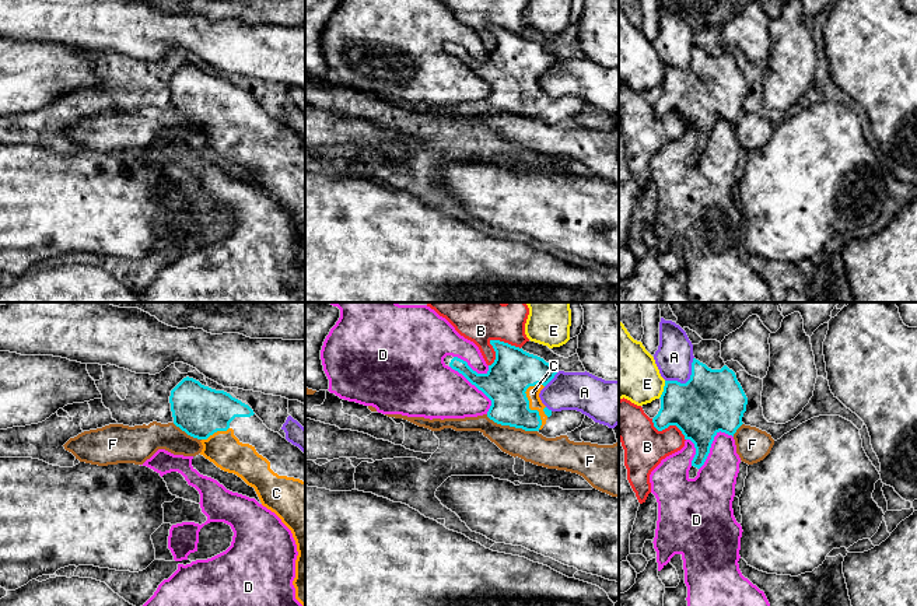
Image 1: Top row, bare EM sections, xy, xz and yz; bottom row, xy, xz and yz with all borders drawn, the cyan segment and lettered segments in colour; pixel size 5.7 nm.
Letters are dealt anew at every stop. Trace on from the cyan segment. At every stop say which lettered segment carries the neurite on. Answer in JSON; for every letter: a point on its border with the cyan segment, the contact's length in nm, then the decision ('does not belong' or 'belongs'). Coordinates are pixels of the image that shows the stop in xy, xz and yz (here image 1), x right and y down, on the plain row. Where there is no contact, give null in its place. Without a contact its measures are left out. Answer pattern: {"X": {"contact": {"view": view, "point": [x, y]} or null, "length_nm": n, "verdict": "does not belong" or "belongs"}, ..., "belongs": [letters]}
{"A": {"contact": {"view": "yz", "point": [689, 66]}, "length_nm": 220, "verdict": "does not belong"}, "B": {"contact": {"view": "xz", "point": [493, 27]}, "length_nm": 220, "verdict": "does not belong"}, "C": {"contact": {"view": "xz", "point": [528, 93]}, "length_nm": 280, "verdict": "belongs"}, "D": {"contact": {"view": "xz", "point": [476, 73]}, "length_nm": 360, "verdict": "does not belong"}, "E": {"contact": {"view": "yz", "point": [664, 76]}, "length_nm": 110, "verdict": "does not belong"}, "F": {"contact": {"view": "xz", "point": [511, 112]}, "length_nm": 320, "verdict": "does not belong"}, "belongs": ["C"]}

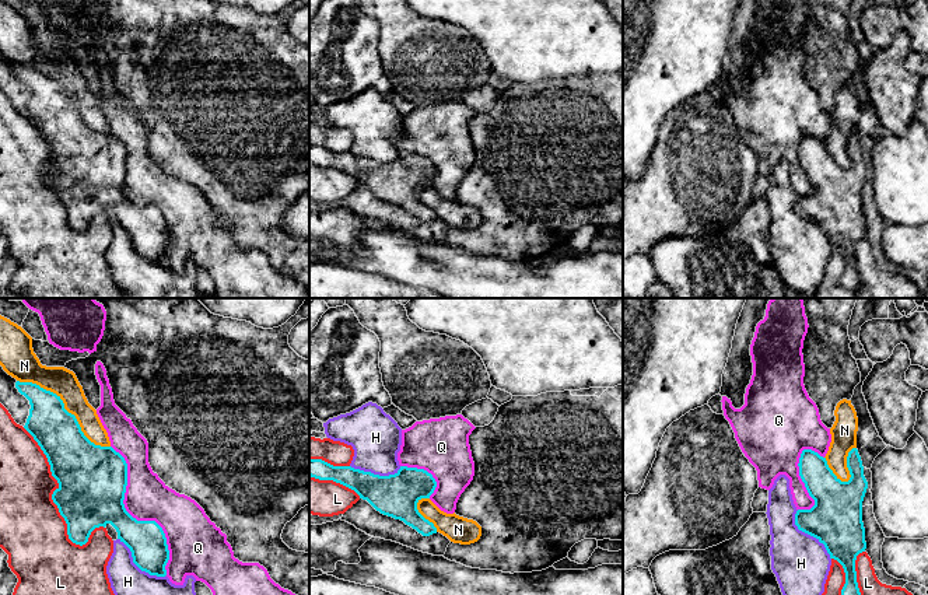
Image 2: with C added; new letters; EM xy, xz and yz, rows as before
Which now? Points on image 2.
{"H": {"contact": {"view": "yz", "point": [809, 220]}, "length_nm": 340, "verdict": "does not belong"}, "L": {"contact": {"view": "xy", "point": [55, 177]}, "length_nm": 750, "verdict": "does not belong"}, "N": {"contact": {"view": "xy", "point": [65, 95]}, "length_nm": 650, "verdict": "does not belong"}, "Q": {"contact": {"view": "xy", "point": [135, 205]}, "length_nm": 800, "verdict": "does not belong"}, "belongs": []}

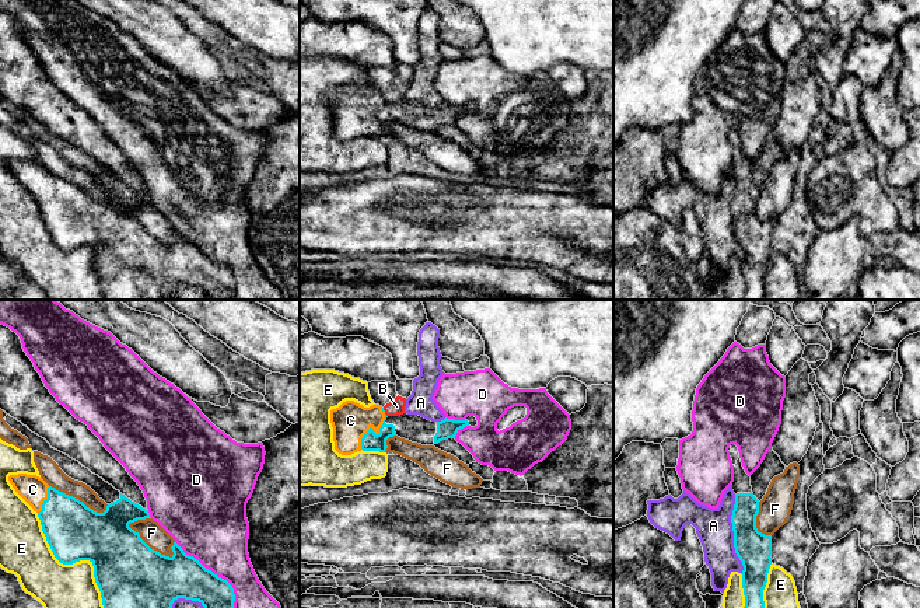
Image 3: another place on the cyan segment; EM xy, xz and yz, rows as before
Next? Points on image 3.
{"A": {"contact": {"view": "yz", "point": [734, 220]}, "length_nm": 460, "verdict": "does not belong"}, "B": {"contact": {"view": "xz", "point": [382, 95]}, "length_nm": 30, "verdict": "does not belong"}, "C": {"contact": {"view": "xz", "point": [373, 115]}, "length_nm": 240, "verdict": "belongs"}, "D": {"contact": {"view": "xy", "point": [216, 261]}, "length_nm": 550, "verdict": "does not belong"}, "E": {"contact": {"view": "xy", "point": [76, 247]}, "length_nm": 700, "verdict": "does not belong"}, "F": {"contact": {"view": "xy", "point": [149, 233]}, "length_nm": 320, "verdict": "does not belong"}, "belongs": ["C"]}

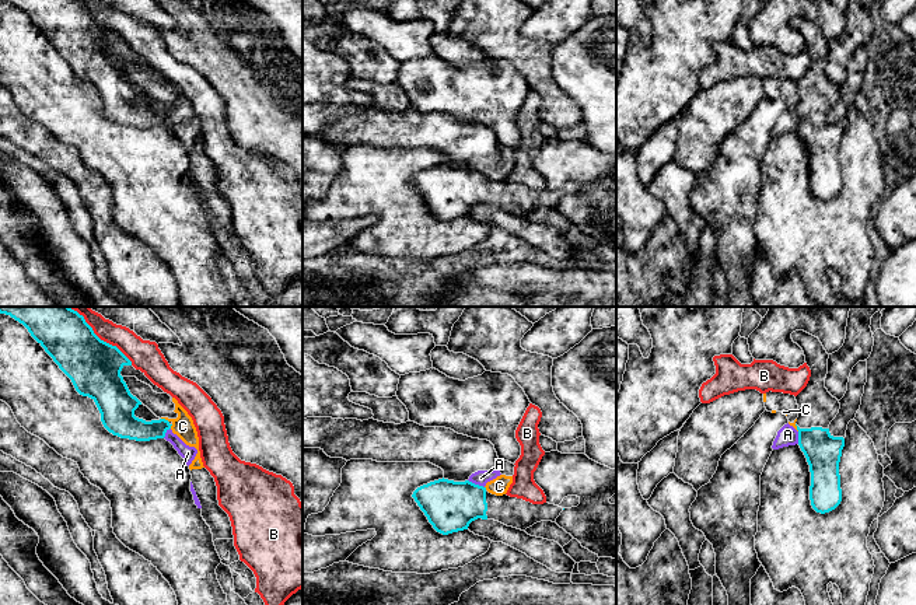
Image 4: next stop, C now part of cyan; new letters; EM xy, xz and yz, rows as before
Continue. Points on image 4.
{"A": {"contact": {"view": "xz", "point": [476, 171]}, "length_nm": 110, "verdict": "does not belong"}, "B": {"contact": {"view": "xy", "point": [102, 27]}, "length_nm": 420, "verdict": "does not belong"}, "C": {"contact": {"view": "xy", "point": [164, 105]}, "length_nm": 50, "verdict": "does not belong"}, "belongs": []}

